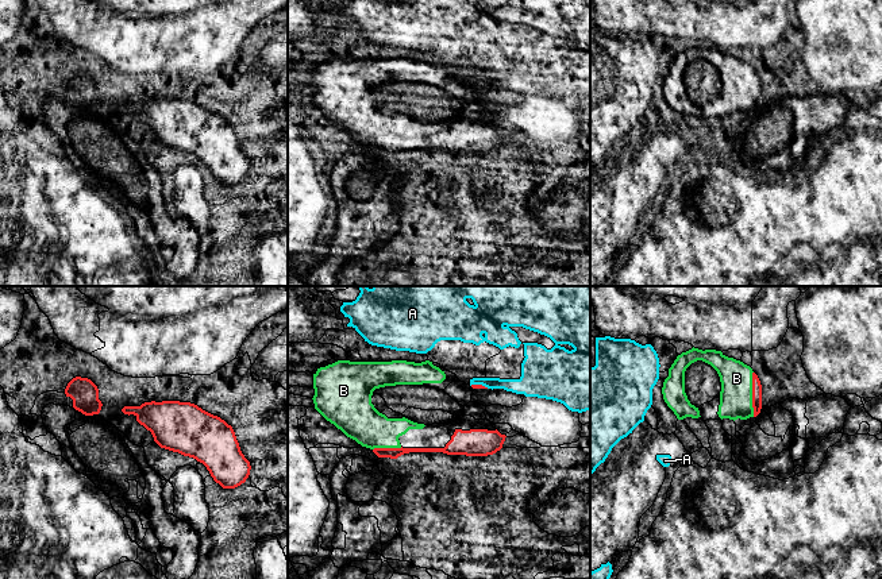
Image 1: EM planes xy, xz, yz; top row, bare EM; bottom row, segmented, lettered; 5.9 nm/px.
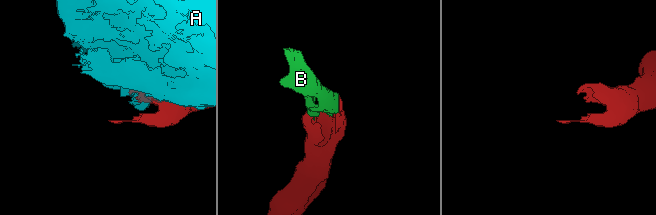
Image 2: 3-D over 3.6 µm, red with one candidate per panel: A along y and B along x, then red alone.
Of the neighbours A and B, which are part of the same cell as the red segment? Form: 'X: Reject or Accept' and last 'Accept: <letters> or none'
A: Reject
B: Accept
Accept: B

